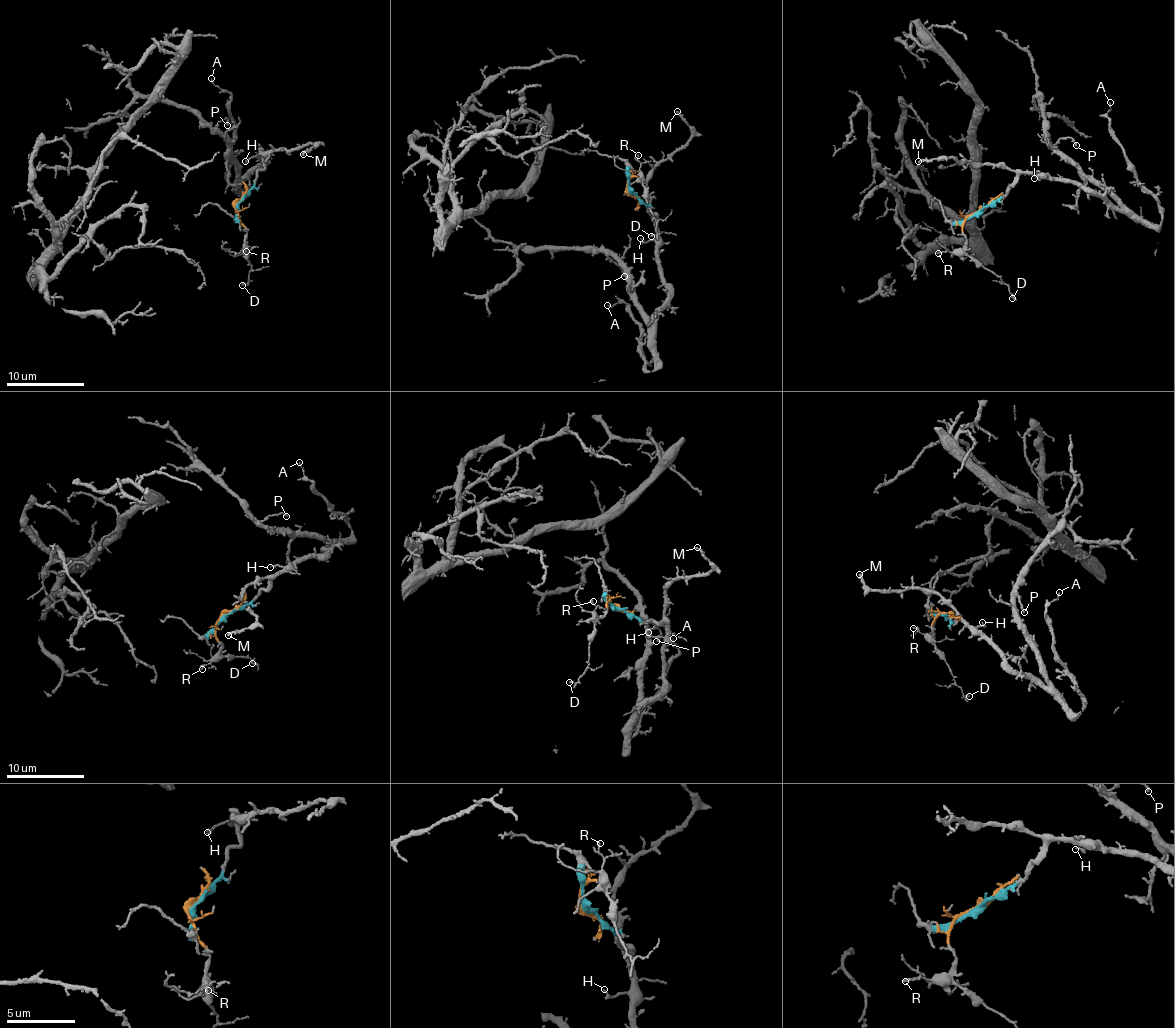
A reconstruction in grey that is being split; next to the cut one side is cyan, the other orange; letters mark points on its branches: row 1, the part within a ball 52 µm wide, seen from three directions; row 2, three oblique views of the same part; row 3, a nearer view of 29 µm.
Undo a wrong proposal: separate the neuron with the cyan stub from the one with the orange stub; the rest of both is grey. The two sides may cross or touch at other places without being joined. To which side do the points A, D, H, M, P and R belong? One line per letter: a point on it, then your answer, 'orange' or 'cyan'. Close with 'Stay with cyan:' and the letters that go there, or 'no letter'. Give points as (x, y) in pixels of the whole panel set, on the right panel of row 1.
A: at (1110, 102); cyan
D: at (1012, 298); orange
H: at (1034, 178); cyan
M: at (918, 161); cyan
P: at (1076, 145); cyan
R: at (938, 253); orange
Stay with cyan: A, H, M, P

